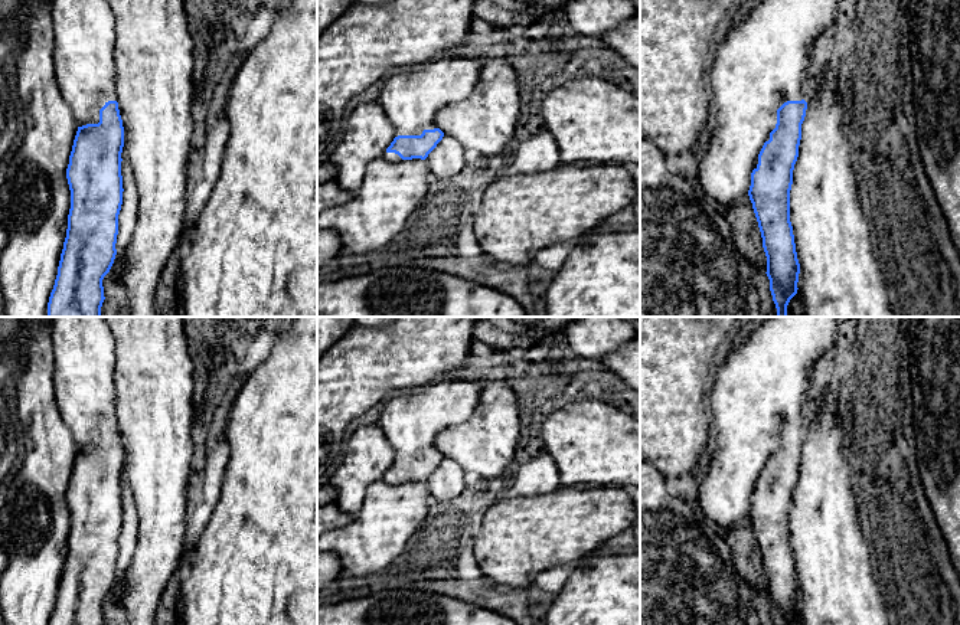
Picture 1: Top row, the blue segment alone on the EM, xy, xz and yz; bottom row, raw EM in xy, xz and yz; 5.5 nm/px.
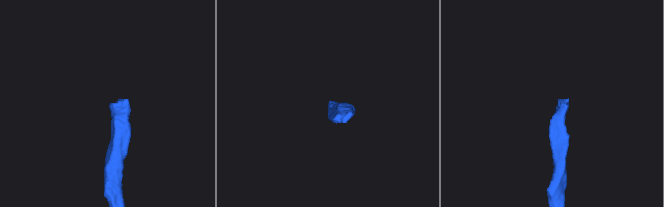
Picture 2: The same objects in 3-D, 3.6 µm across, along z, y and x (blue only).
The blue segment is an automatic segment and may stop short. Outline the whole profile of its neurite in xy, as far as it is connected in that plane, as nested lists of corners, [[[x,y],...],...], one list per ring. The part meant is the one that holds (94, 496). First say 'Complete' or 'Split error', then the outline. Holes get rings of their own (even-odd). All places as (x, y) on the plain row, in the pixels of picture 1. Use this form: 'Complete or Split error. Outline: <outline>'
Split error. Outline: [[[53,317],[50,337],[56,406],[78,454],[66,491],[71,513],[66,560],[49,625],[104,625],[102,602],[117,577],[124,514],[124,449],[117,425],[114,386],[115,341],[104,317]]]

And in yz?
Split error. Outline: [[[768,317],[744,343],[726,353],[709,395],[715,445],[706,455],[703,474],[698,478],[696,501],[705,517],[726,531],[750,518],[767,579],[765,596],[774,625],[790,625],[799,612],[800,586],[790,544],[790,513],[807,432],[803,416],[810,367],[825,354],[833,354],[842,323],[843,317]]]

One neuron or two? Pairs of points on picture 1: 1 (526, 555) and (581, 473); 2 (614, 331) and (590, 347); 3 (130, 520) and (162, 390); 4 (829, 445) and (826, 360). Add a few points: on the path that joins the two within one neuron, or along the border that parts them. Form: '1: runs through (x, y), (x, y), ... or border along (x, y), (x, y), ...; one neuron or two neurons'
1: border along (564, 486), (572, 487); two neurons
2: runs through (609, 333), (604, 333), (596, 342); one neuron
3: border along (123, 481), (133, 498), (137, 516), (137, 537); two neurons
4: border along (830, 382), (822, 393), (822, 401), (815, 415); two neurons

